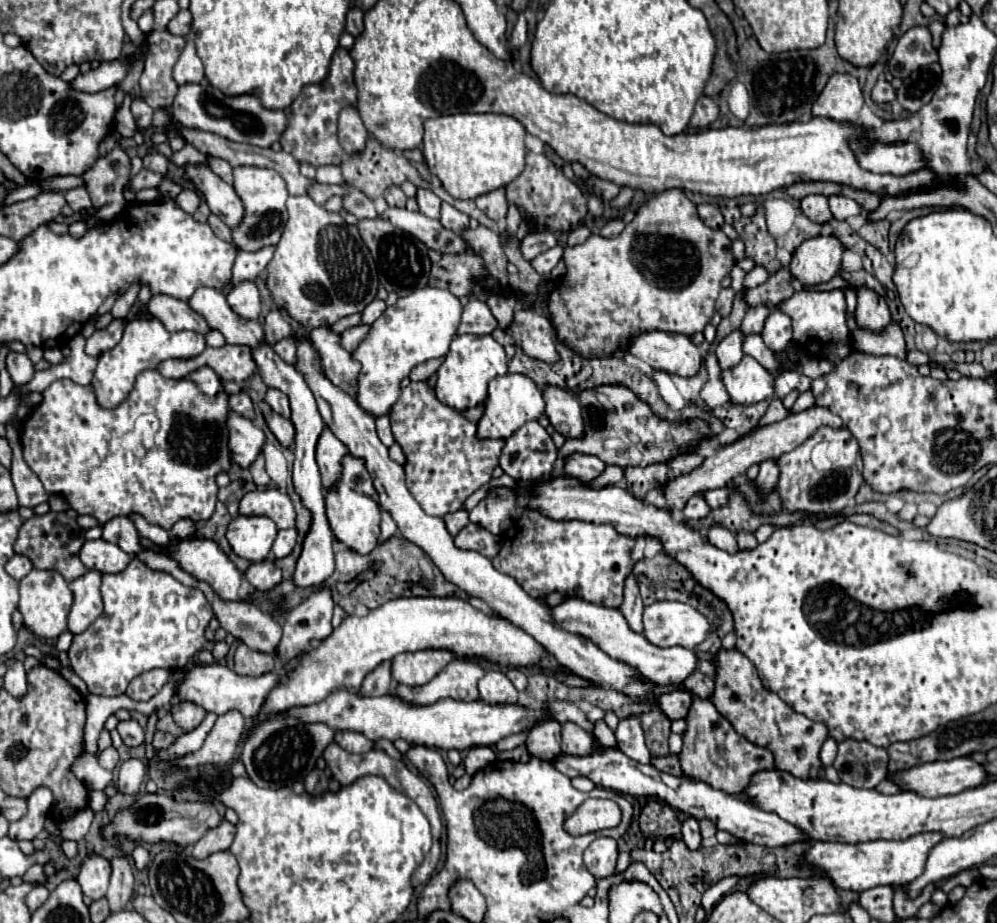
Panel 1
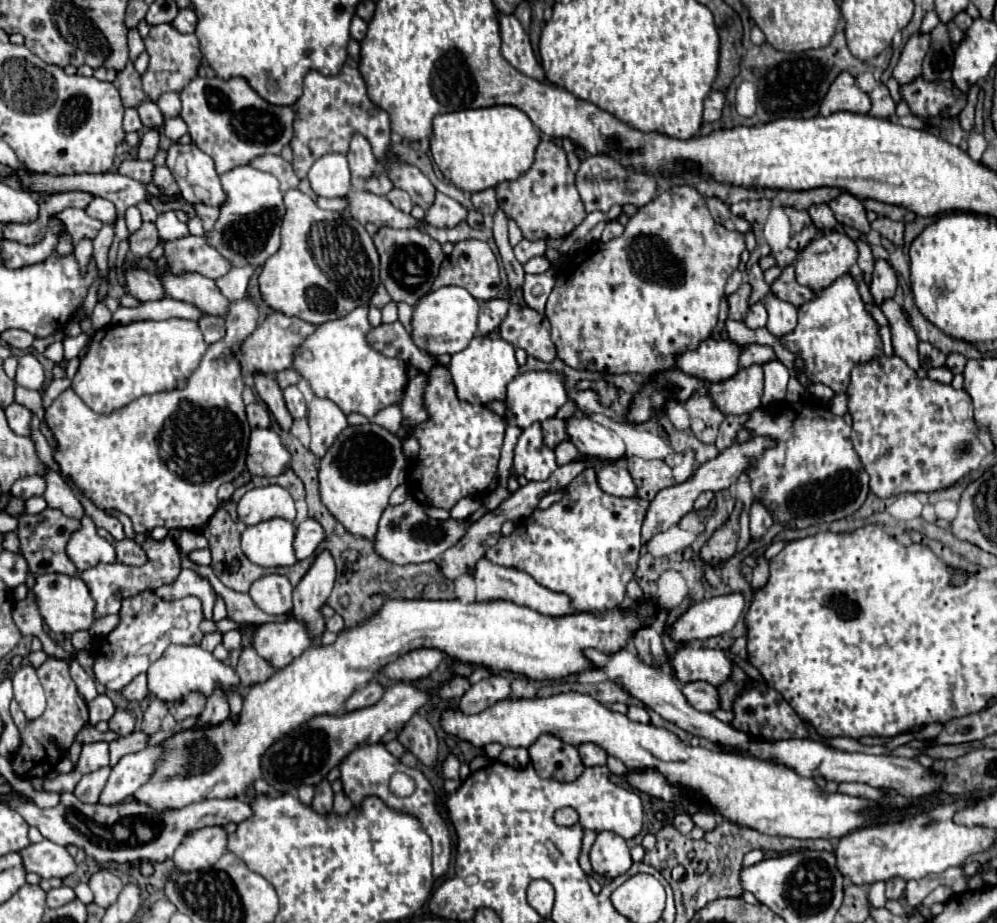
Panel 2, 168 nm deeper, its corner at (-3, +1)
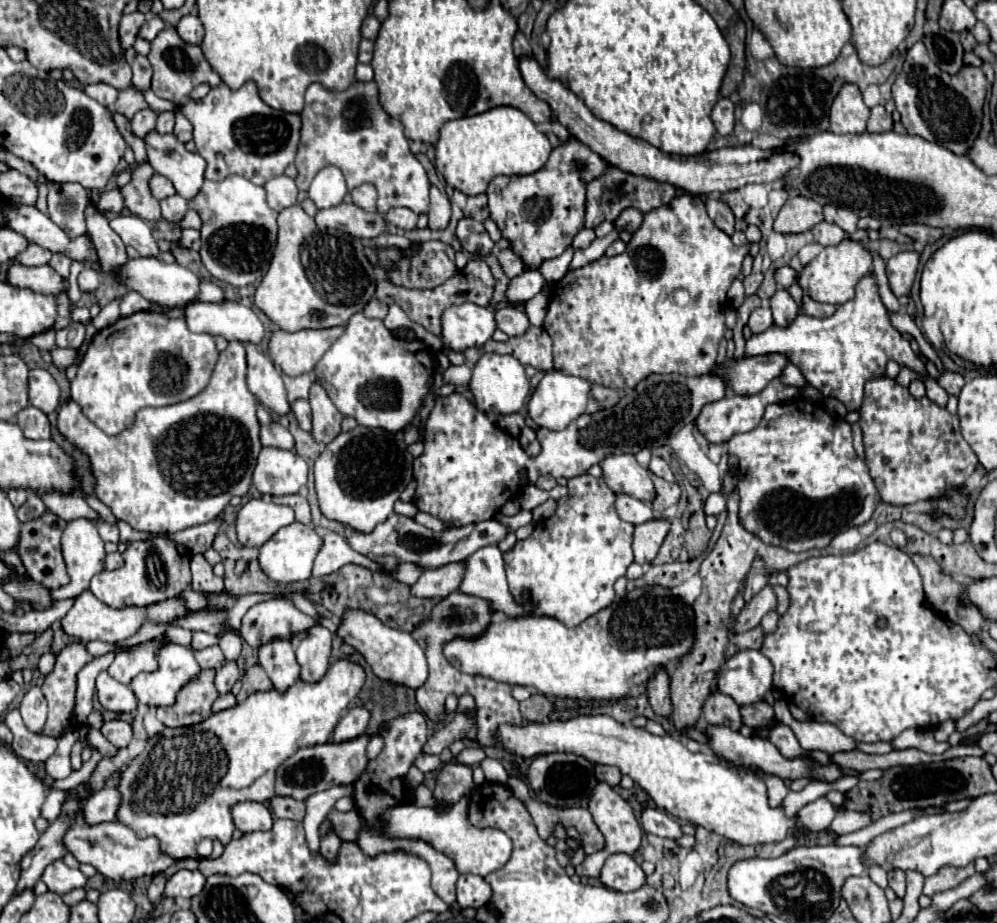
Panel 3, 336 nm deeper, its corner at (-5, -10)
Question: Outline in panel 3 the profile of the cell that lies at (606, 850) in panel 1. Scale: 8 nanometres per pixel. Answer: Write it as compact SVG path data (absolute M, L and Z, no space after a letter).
M616 853L606 859L600 881L616 891L636 891L646 883L646 875L642 867L634 861L634 857L626 853Z

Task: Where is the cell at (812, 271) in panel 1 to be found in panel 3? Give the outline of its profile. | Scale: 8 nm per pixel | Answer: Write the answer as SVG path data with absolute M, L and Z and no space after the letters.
M844 239L840 245L834 247L824 247L818 257L814 257L798 275L798 285L802 291L812 297L814 301L820 303L832 303L832 305L842 305L854 297L856 283L872 271L872 255L870 251L852 239Z

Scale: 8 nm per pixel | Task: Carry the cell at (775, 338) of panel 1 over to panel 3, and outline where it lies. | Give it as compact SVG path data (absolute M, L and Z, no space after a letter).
M778 289L774 293L774 297L770 299L770 307L772 307L772 313L774 313L774 323L780 325L780 327L786 327L798 315L798 305L786 289Z

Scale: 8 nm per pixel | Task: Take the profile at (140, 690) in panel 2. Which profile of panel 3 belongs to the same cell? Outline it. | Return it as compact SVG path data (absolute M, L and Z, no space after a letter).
M106 671L96 677L96 695L104 709L114 713L134 713L136 711L136 695L132 689L116 679L112 679Z

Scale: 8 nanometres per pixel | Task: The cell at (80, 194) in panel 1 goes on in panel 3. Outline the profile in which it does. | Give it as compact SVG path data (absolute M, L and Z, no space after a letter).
M120 215L116 219L110 221L112 229L122 237L124 245L132 245L134 249L138 249L138 253L142 257L154 257L160 259L164 263L174 263L174 255L170 251L160 251L156 239L152 237L150 227L136 215Z

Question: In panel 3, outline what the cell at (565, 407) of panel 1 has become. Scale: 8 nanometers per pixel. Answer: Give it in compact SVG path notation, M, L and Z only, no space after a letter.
M610 455L600 463L604 469L604 481L612 491L630 495L644 503L654 501L654 483L646 467L642 467L634 455Z

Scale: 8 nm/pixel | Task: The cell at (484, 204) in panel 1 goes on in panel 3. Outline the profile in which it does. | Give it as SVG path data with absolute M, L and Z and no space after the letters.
M474 195L468 197L466 207L462 209L466 217L472 217L476 221L484 221L488 219L488 205L486 205L486 195Z

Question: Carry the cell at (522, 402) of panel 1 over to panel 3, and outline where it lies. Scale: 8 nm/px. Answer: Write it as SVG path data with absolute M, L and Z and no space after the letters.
M546 371L542 381L538 383L536 391L530 397L528 403L528 415L532 417L532 421L538 427L546 427L552 431L564 429L570 421L574 421L576 417L580 417L586 411L586 403L590 397L590 381L582 379L582 377L572 377L572 375L564 375L562 371Z

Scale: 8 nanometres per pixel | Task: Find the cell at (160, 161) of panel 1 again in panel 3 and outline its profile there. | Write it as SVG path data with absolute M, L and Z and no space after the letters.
M174 195L172 199L164 199L164 201L160 201L160 205L162 205L162 217L168 223L182 221L188 211L188 203L180 195Z

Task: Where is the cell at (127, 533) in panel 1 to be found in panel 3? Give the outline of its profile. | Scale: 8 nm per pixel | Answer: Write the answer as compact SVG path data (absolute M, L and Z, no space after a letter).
M102 523L102 525L98 525L98 531L100 531L100 537L102 537L104 541L118 543L118 527L116 527L116 525Z

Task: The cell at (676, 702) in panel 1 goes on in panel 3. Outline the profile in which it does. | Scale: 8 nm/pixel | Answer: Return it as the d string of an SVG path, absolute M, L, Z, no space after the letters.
M714 693L706 699L702 717L710 725L724 725L730 727L732 731L740 731L742 727L742 717L740 717L740 705L722 693Z

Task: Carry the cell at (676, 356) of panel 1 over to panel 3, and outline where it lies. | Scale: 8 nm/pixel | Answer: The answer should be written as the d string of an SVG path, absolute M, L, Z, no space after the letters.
M780 353L760 355L760 357L742 357L728 359L722 369L714 369L712 373L724 377L724 381L738 395L756 395L760 393L772 379L780 377L788 365L788 357Z

